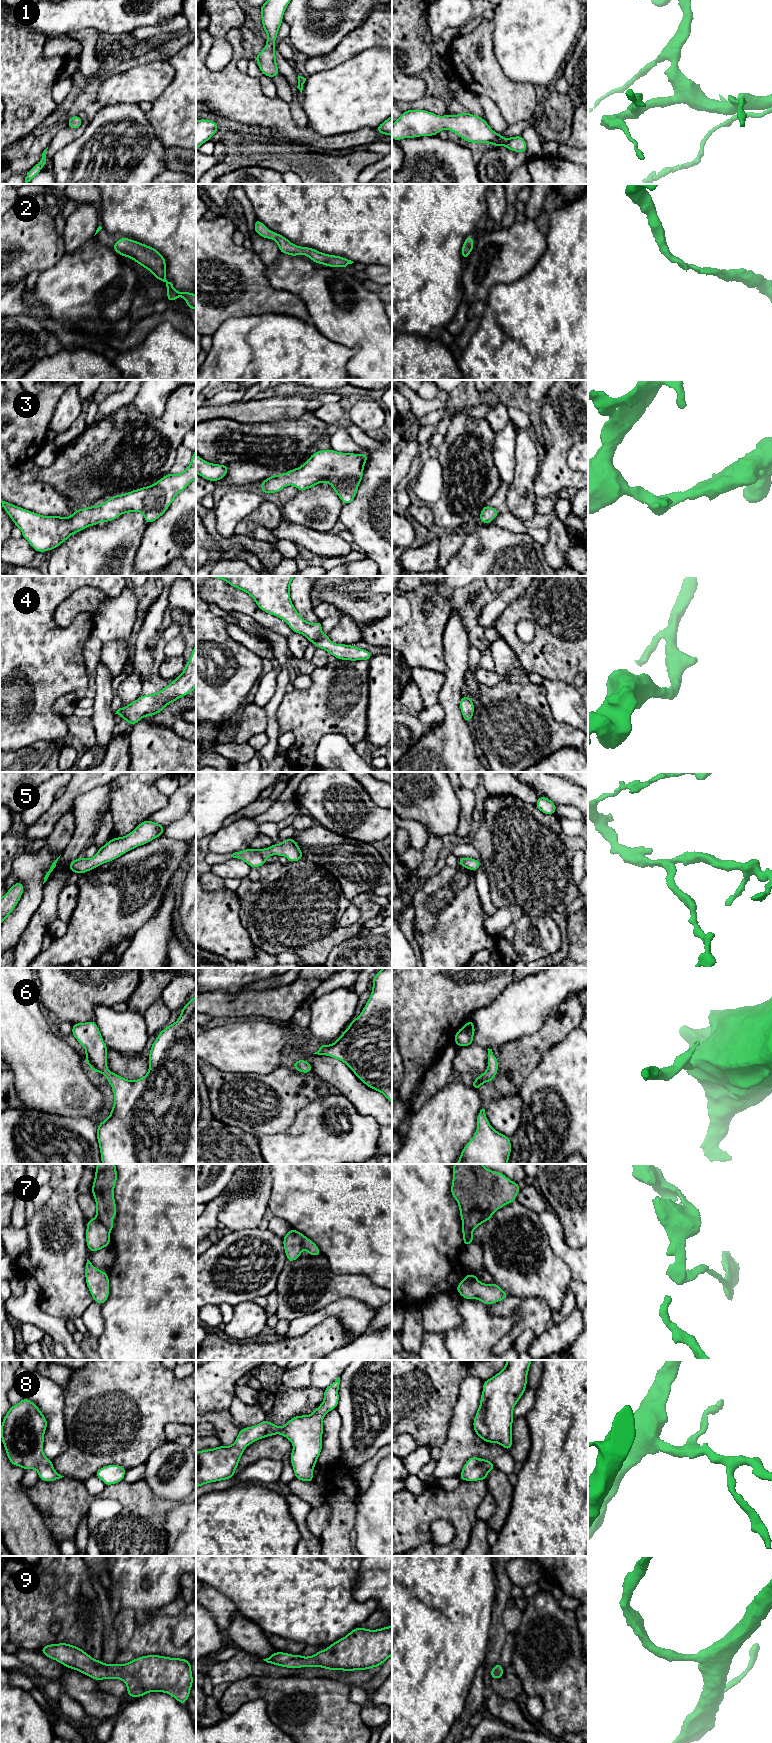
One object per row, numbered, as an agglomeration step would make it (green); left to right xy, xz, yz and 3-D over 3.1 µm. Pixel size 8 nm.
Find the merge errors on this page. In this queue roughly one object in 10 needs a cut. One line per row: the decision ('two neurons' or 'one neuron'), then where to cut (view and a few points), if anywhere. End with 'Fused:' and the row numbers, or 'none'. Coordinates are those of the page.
1: one neuron | no cut
2: one neuron | no cut
3: one neuron | no cut
4: one neuron | no cut
5: one neuron | no cut
6: one neuron | no cut
7: two neurons | xy (95, 1217), (110, 1230)
8: one neuron | no cut
9: one neuron | no cut
Fused: 7

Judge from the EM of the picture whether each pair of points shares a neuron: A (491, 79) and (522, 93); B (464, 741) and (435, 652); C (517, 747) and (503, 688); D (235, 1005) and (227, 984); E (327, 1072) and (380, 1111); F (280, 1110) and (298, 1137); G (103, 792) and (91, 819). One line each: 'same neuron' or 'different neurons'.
A: same neuron
B: different neurons
C: same neuron
D: different neurons
E: same neuron
F: different neurons
G: same neuron

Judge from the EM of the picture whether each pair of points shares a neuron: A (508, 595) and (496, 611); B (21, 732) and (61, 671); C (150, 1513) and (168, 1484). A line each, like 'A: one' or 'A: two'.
A: one
B: one
C: two

